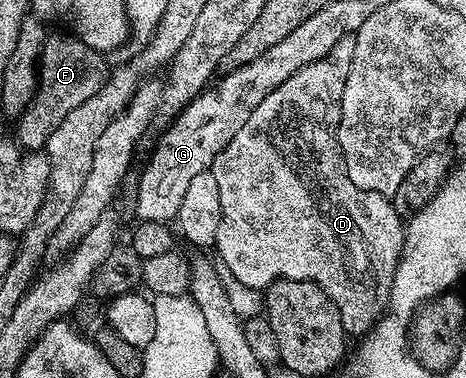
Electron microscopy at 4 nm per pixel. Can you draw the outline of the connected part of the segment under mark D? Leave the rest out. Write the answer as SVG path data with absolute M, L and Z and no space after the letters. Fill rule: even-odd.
M345 36L339 42L335 42L335 46L326 56L311 62L311 66L303 66L303 70L291 74L291 78L287 78L287 82L283 82L283 86L271 90L271 94L267 94L267 98L263 98L263 102L259 102L259 106L255 106L255 110L251 114L251 118L247 118L243 130L239 130L239 134L235 134L235 138L231 138L229 145L217 155L211 171L215 182L219 182L219 204L221 206L221 221L219 222L215 252L218 252L219 260L226 264L231 274L244 285L260 290L268 288L276 280L310 280L315 282L332 298L335 306L339 306L339 314L346 334L350 337L361 338L381 319L389 307L391 286L405 241L405 224L403 217L393 209L393 201L390 197L380 196L367 190L359 190L359 186L355 186L355 182L351 182L341 147L337 141L343 86L347 82L347 74L351 70L354 54L354 37Z

